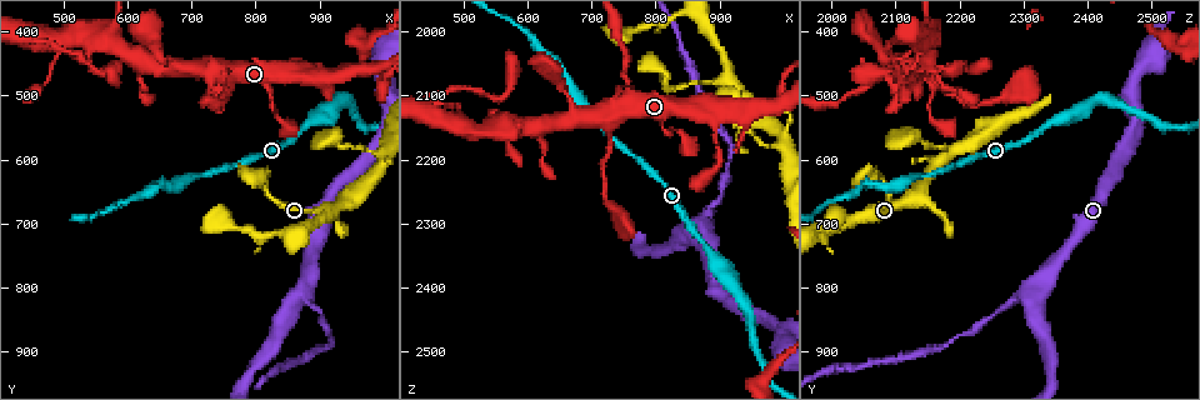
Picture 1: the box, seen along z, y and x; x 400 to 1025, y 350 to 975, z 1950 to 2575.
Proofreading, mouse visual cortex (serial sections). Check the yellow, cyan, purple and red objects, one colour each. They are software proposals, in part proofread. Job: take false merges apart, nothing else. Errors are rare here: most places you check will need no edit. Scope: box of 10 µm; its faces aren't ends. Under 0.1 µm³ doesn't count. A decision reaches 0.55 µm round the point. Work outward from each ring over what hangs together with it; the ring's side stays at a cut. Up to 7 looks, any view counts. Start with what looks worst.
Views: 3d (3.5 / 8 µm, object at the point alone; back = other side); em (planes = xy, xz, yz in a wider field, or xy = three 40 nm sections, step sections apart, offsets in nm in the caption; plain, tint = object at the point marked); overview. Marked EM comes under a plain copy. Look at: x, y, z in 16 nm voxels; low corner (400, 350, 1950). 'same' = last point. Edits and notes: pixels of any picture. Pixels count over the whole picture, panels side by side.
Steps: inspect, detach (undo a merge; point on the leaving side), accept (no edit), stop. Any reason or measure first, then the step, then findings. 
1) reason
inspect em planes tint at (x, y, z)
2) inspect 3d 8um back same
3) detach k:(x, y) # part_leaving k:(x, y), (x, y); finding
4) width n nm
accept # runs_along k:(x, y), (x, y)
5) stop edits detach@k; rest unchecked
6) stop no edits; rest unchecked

inspect 3d 3.5um at (645, 645, 2040)

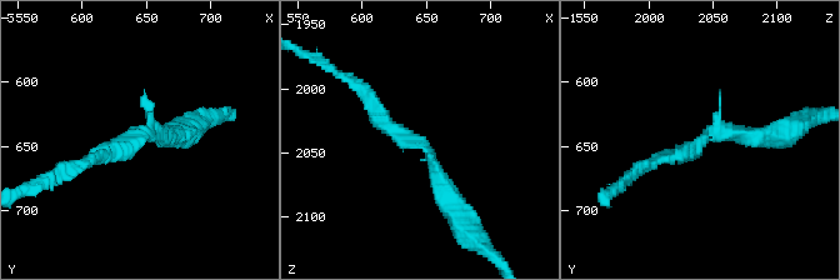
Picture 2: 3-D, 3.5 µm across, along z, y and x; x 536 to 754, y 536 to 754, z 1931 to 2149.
inspect em xy step 1 tint at (642, 644, 2042)

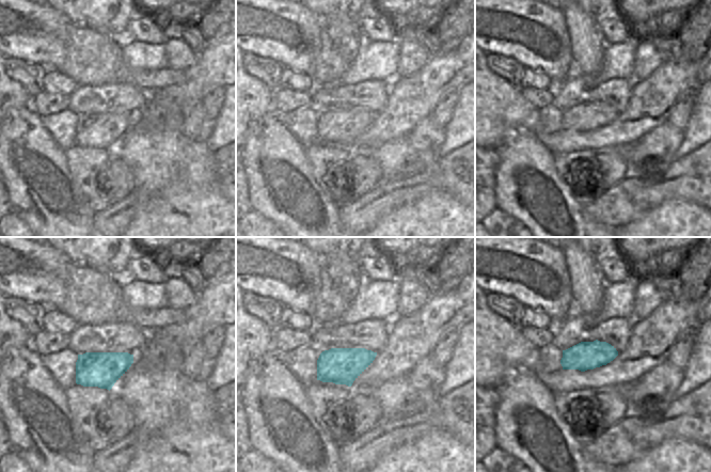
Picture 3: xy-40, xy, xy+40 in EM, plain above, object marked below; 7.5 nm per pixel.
accept # continuous, no second cell

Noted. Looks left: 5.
a fork
inspect 3d 8um at (875, 805, 2310)

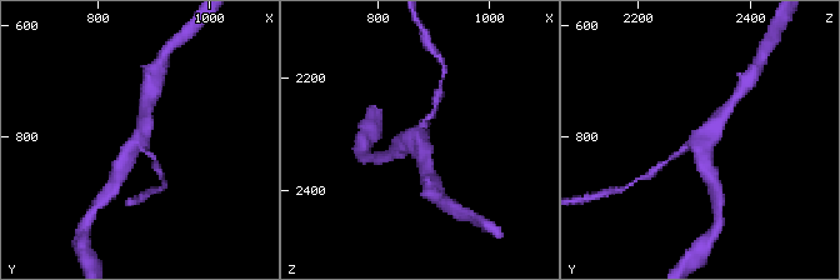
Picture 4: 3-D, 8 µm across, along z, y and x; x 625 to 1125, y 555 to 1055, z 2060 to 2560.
inspect 3d 3.5um same

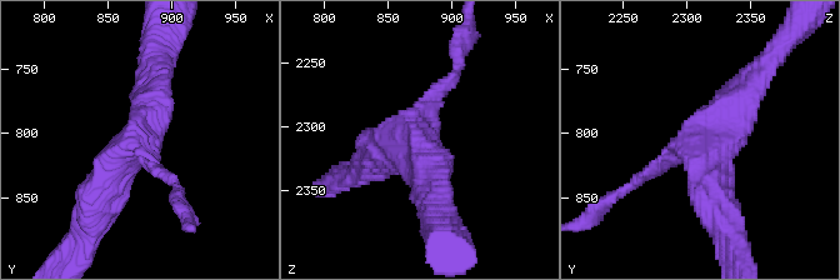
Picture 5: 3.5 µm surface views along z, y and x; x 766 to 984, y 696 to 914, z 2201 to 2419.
arm_widths 150, 350, 450 nm
accept # runs_along 5:(148, 78), (144, 135), (94, 211); continuous, no second cell

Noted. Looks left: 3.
three arms meet
inspect 3d 3.5um at (920, 675, 2095)

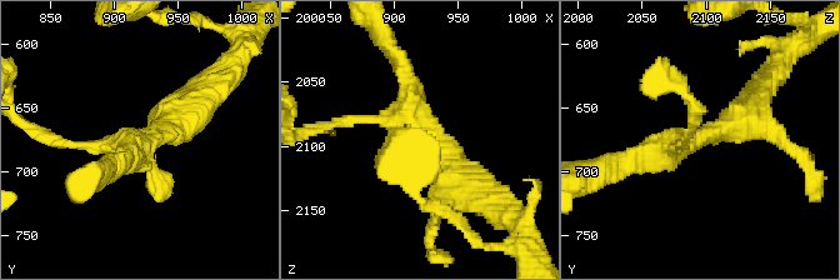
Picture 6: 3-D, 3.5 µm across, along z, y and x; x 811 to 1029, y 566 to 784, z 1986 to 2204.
arms 3; arm_widths 150, 250, 450 nm; need the tissue
inspect em xy step 1 tint at (922, 676, 2088)

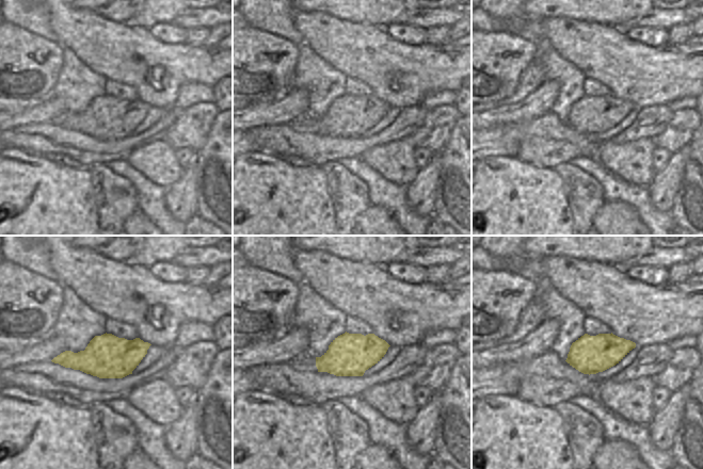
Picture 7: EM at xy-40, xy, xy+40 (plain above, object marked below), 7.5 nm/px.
accept # continuous, no second cell

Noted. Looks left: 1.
stop no edits; rest unchecked

